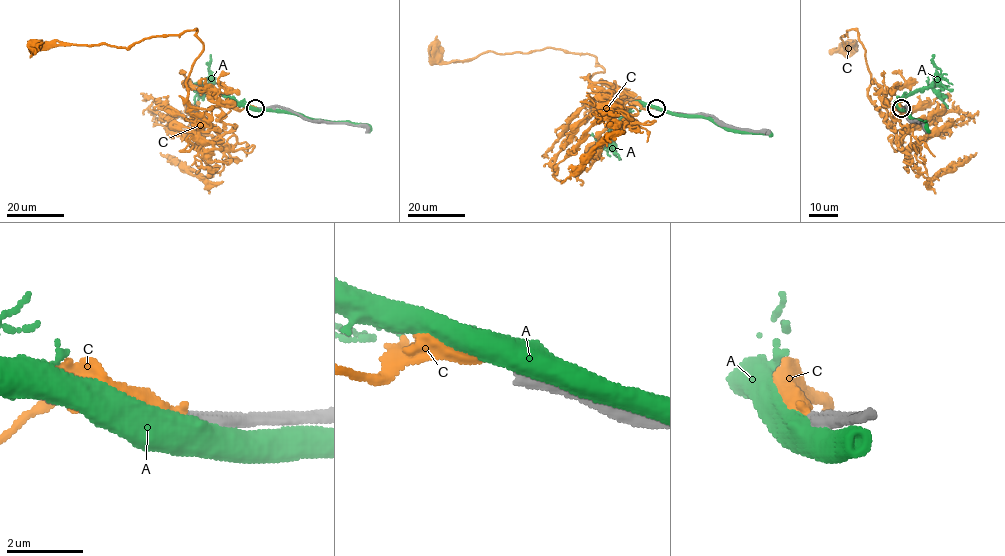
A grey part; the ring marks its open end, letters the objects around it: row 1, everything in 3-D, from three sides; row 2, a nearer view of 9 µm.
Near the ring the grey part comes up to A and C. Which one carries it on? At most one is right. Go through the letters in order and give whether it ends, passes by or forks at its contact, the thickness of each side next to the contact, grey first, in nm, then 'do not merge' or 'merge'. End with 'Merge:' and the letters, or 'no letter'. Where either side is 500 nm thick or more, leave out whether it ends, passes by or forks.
A: calibres 550 and 550 nm; do not merge
C: it ends; calibres 440 and 280 nm; do not merge
Merge: no letter

